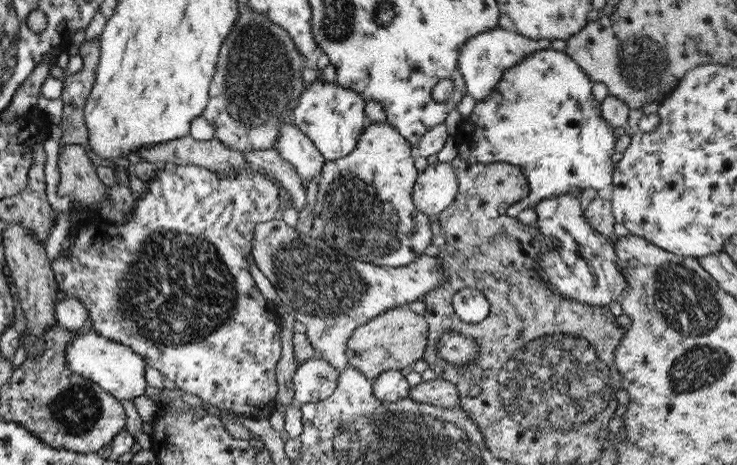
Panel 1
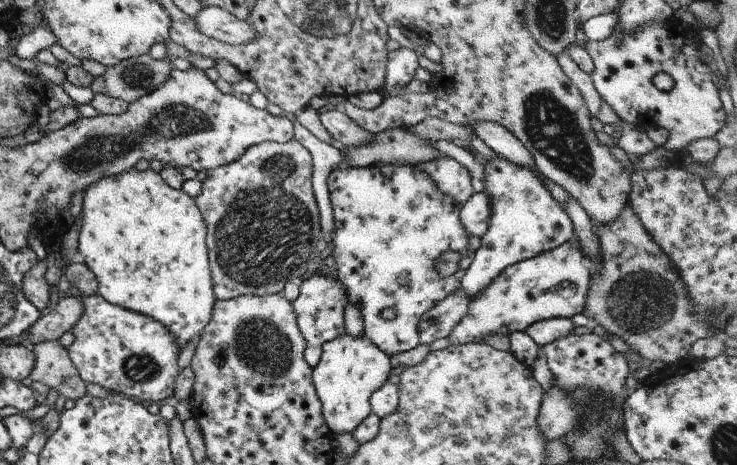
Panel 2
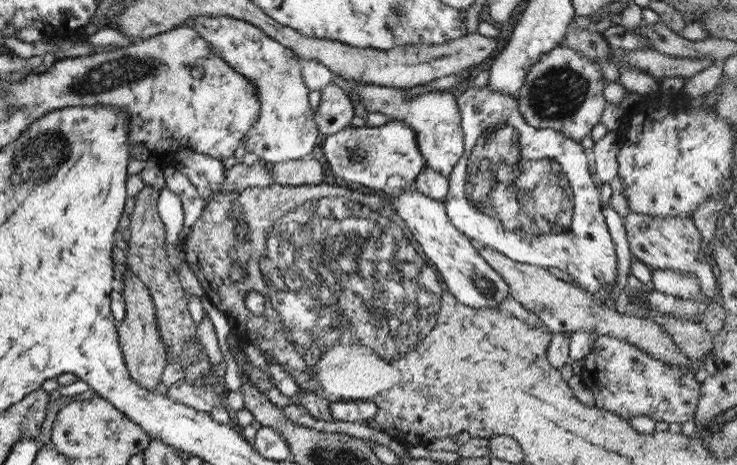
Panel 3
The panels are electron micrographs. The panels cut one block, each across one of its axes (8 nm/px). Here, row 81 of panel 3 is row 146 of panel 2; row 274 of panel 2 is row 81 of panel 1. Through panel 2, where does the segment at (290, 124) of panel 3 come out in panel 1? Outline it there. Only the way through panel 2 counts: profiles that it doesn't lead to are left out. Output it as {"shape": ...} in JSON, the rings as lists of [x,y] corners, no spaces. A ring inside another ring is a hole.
{"shape":[[[240,5],[233,28],[221,43],[216,69],[208,86],[208,101],[200,115],[205,122],[209,122],[209,126],[213,126],[213,138],[227,149],[241,154],[251,150],[275,149],[281,126],[293,124],[292,114],[297,106],[297,97],[307,87],[301,79],[304,64],[304,57],[297,52],[288,32],[267,20],[264,14]]]}

